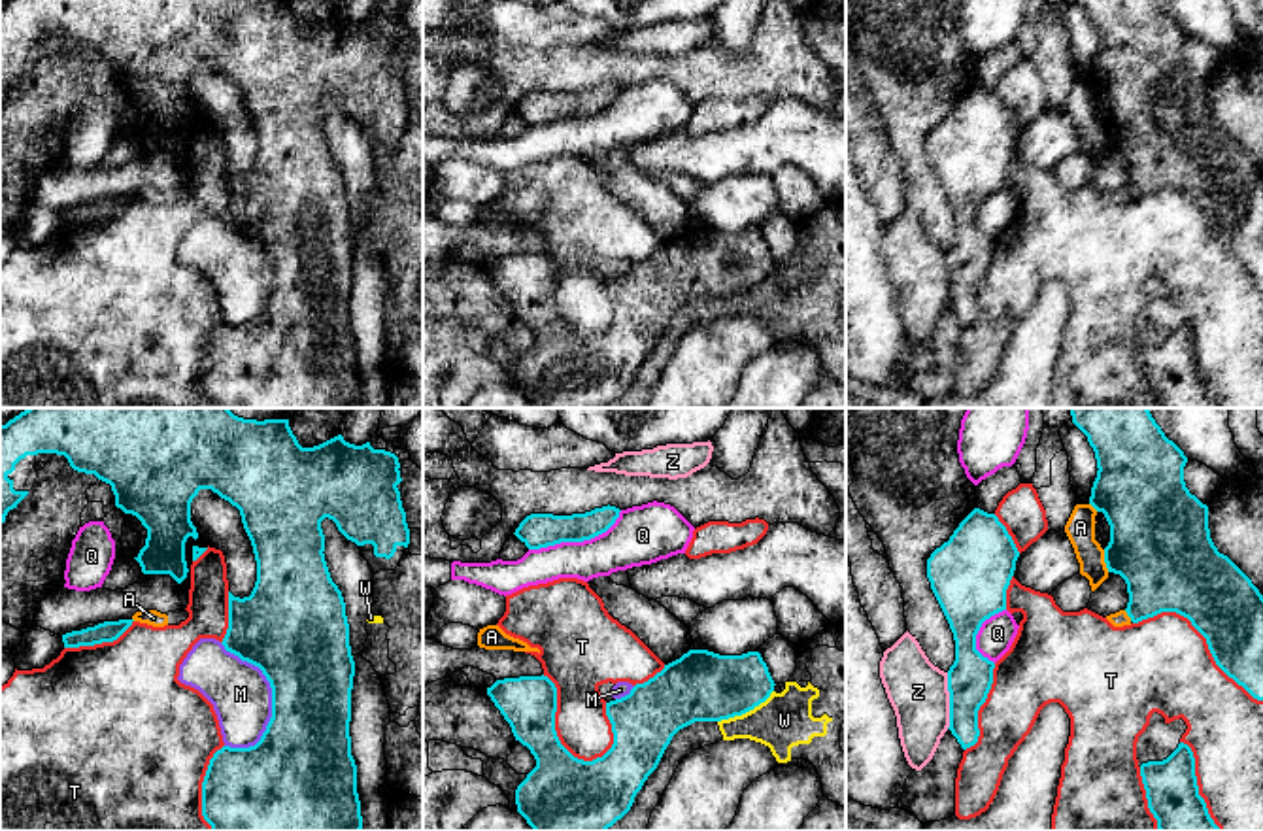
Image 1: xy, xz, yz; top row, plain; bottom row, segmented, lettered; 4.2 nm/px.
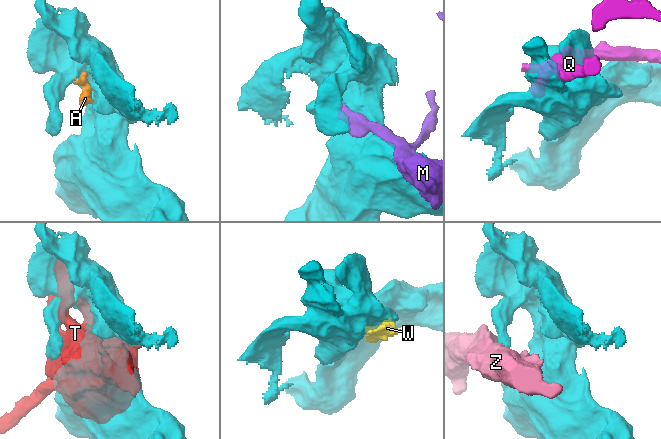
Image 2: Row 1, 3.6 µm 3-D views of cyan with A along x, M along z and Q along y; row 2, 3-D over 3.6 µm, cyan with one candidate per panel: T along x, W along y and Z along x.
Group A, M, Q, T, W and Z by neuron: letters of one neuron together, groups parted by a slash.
A M / Q / T / W / Z

